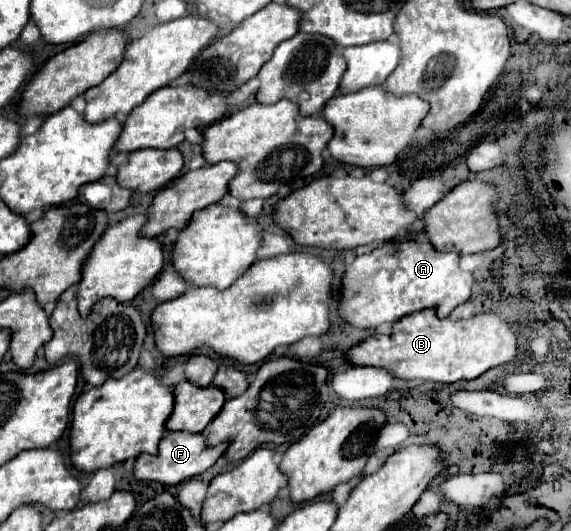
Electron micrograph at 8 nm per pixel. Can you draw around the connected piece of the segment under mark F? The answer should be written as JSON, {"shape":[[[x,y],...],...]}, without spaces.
{"shape":[[[168,431],[166,437],[162,437],[160,441],[160,449],[158,455],[148,455],[142,453],[136,459],[134,465],[134,477],[138,481],[156,481],[156,483],[164,483],[164,485],[178,485],[186,479],[192,479],[196,475],[202,475],[206,469],[210,469],[226,451],[228,443],[220,443],[216,447],[206,447],[206,433],[182,433],[182,431]]]}

